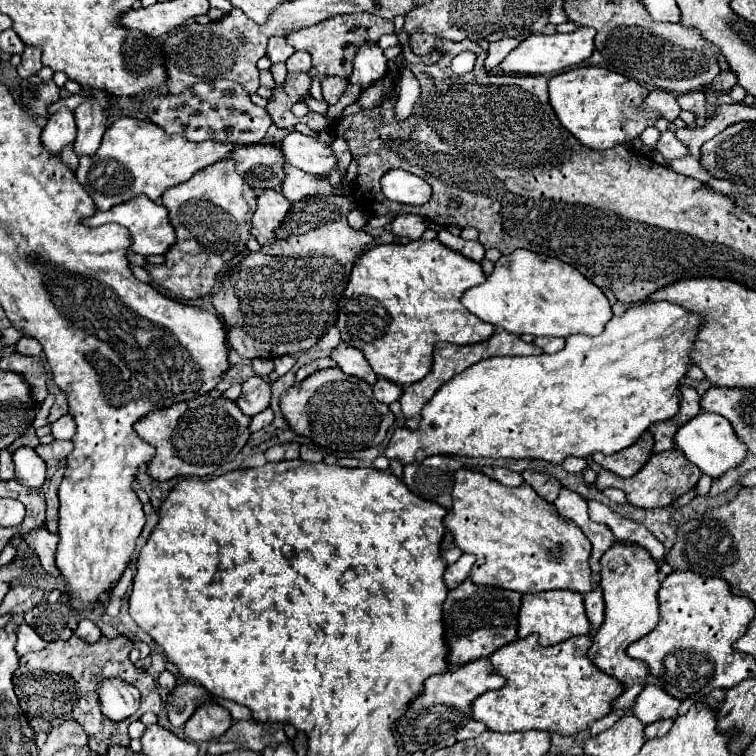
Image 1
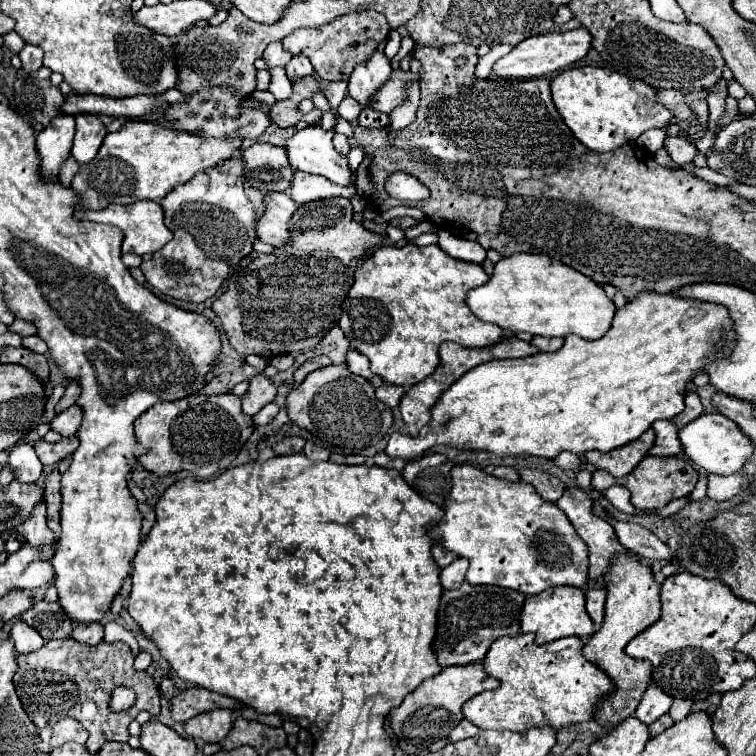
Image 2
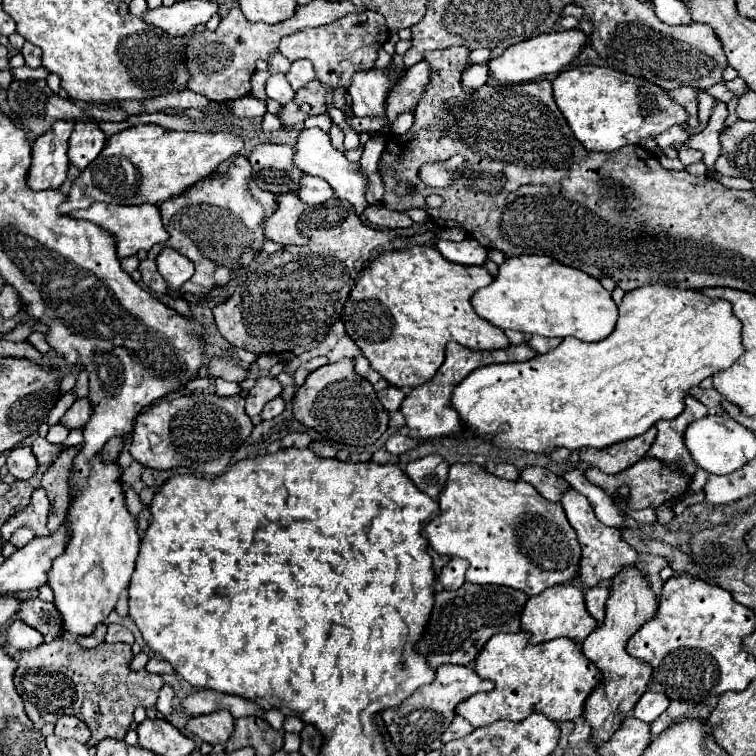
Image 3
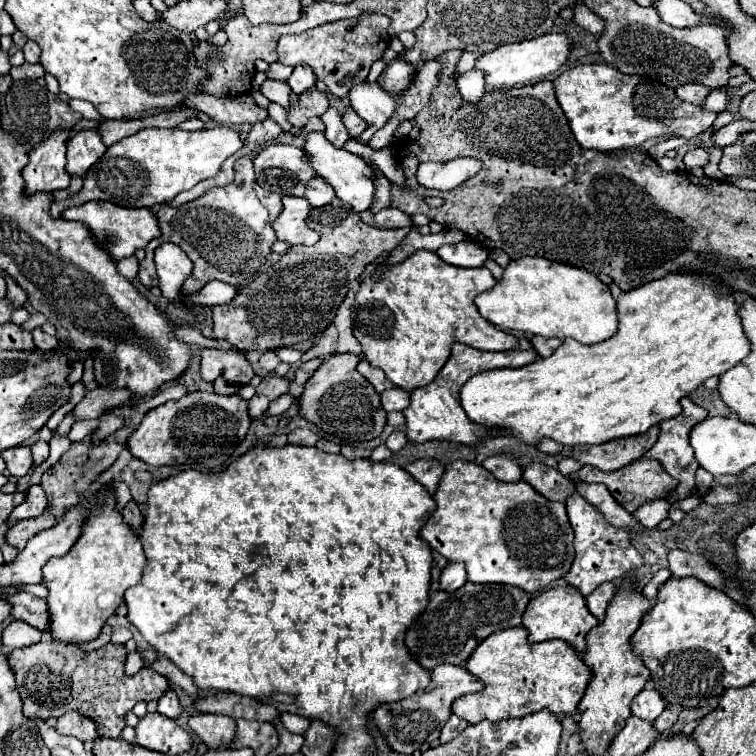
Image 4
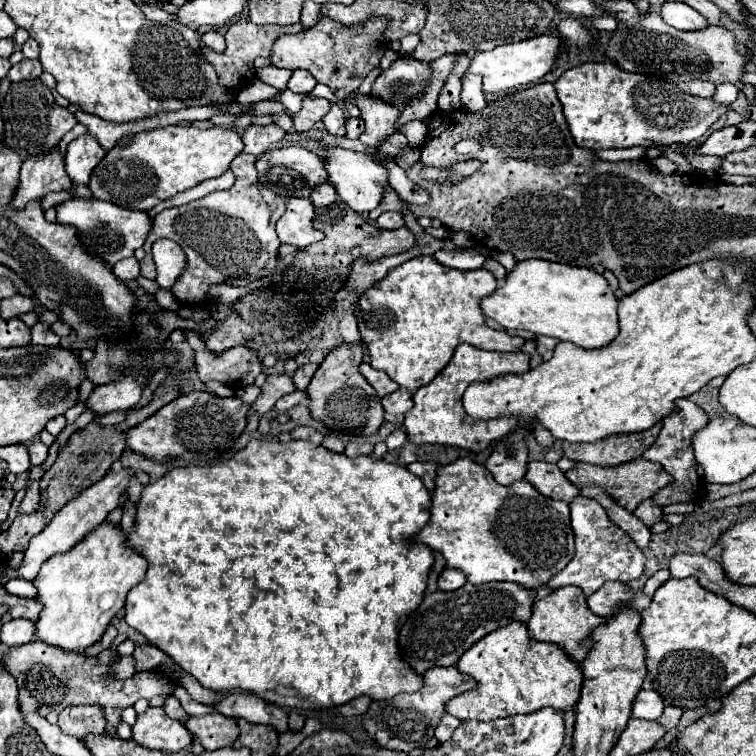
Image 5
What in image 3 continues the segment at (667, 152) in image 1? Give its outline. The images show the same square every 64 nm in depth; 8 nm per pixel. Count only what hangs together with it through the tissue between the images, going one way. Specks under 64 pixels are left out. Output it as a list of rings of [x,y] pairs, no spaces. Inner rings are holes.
[[[678,146],[678,148],[676,148],[676,152],[678,152],[678,160],[680,160],[684,166],[688,166],[688,164],[694,164],[694,162],[702,160],[702,152],[692,150],[692,148],[688,148],[688,146]]]

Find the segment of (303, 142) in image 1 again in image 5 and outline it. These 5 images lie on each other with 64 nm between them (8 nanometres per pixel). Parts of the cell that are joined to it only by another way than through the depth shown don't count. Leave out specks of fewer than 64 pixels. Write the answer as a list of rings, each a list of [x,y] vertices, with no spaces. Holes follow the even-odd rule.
[[[324,148],[322,158],[324,158],[328,182],[336,188],[340,200],[344,200],[358,214],[370,212],[378,206],[384,194],[384,184],[388,182],[388,174],[386,174],[386,168],[372,158],[372,154],[352,152],[344,148]]]

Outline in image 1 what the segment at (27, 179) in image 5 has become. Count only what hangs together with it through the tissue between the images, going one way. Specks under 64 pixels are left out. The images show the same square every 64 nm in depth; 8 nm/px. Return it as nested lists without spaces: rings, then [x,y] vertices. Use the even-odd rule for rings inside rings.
[[[60,108],[56,114],[48,118],[48,124],[42,132],[42,144],[52,154],[60,154],[62,148],[74,140],[76,140],[74,112],[68,108]]]

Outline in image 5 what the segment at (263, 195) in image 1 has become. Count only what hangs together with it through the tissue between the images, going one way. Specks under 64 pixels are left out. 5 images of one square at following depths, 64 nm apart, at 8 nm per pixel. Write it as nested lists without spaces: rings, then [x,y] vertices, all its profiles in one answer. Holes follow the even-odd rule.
[[[288,198],[286,212],[276,222],[280,242],[304,248],[322,240],[324,234],[312,226],[312,218],[314,218],[314,206],[308,198]]]

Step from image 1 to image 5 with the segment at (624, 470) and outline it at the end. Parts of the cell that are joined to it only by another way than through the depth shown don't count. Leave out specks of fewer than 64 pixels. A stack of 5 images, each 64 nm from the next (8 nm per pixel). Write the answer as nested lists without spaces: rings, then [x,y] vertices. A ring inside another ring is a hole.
[[[658,422],[656,426],[640,434],[616,434],[596,444],[564,444],[564,454],[574,462],[588,462],[596,466],[620,466],[634,458],[640,458],[646,448],[654,444],[660,428],[662,424]]]

